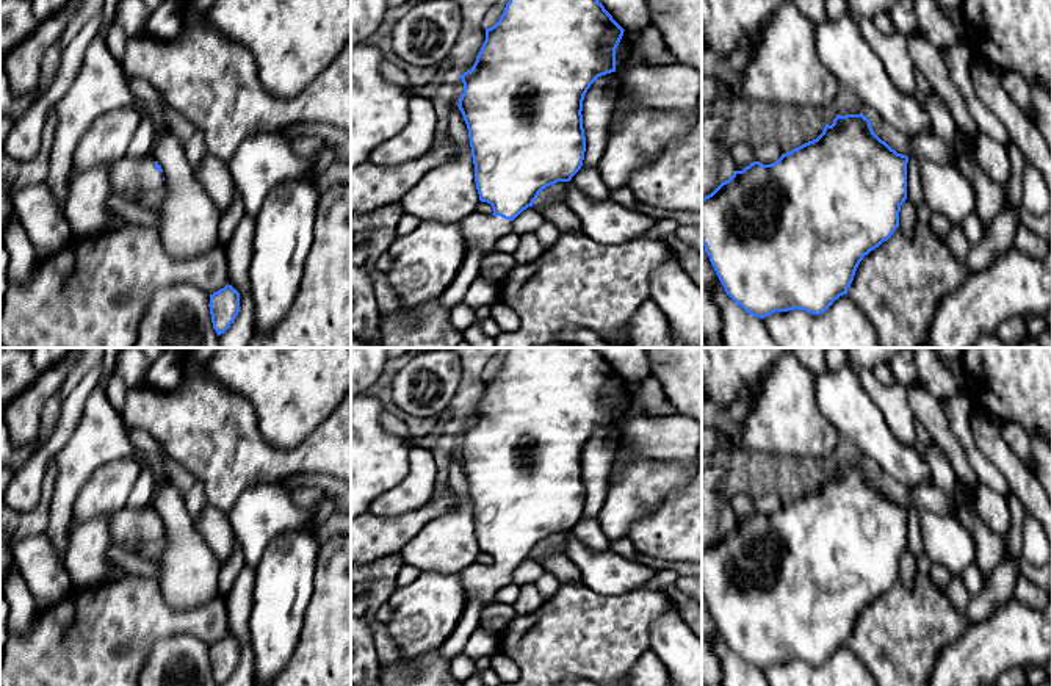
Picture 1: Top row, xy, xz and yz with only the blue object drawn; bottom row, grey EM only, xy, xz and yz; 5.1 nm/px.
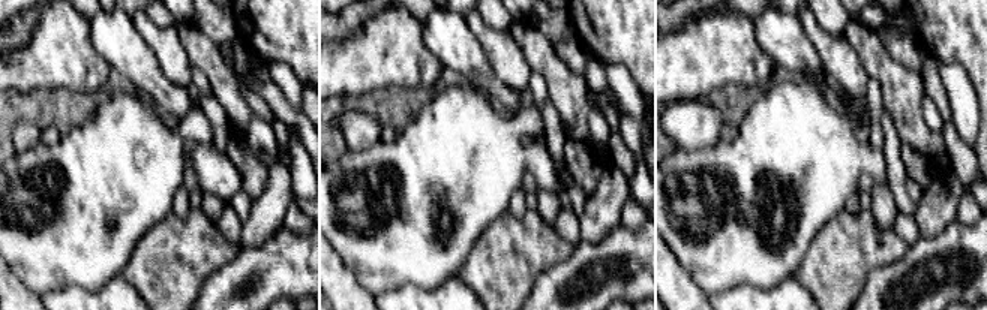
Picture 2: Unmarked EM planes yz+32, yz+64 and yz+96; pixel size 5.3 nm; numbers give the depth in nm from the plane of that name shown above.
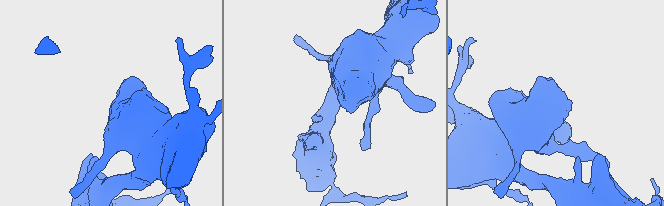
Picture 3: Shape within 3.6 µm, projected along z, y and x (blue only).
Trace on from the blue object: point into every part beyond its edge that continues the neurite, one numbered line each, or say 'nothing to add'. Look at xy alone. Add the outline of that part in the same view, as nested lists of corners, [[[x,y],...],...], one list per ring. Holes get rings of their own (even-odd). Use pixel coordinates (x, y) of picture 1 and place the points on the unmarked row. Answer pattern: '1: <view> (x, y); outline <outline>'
1: xy (130, 528); outline [[[150,506],[136,511],[124,507],[111,518],[111,539],[119,548],[133,553],[144,543],[160,543],[163,528]]]

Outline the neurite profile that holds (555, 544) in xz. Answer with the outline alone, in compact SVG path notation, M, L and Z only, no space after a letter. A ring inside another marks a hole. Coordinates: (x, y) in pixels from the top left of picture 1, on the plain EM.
M558 533L554 536L547 537L545 540L542 540L539 543L537 550L534 551L534 554L536 553L539 556L545 556L545 554L550 554L550 553L565 554L567 542L569 542L569 533Z

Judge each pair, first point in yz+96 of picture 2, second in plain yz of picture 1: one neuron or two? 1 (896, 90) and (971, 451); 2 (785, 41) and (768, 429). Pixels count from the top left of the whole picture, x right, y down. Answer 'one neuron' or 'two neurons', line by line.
1: two neurons
2: two neurons

